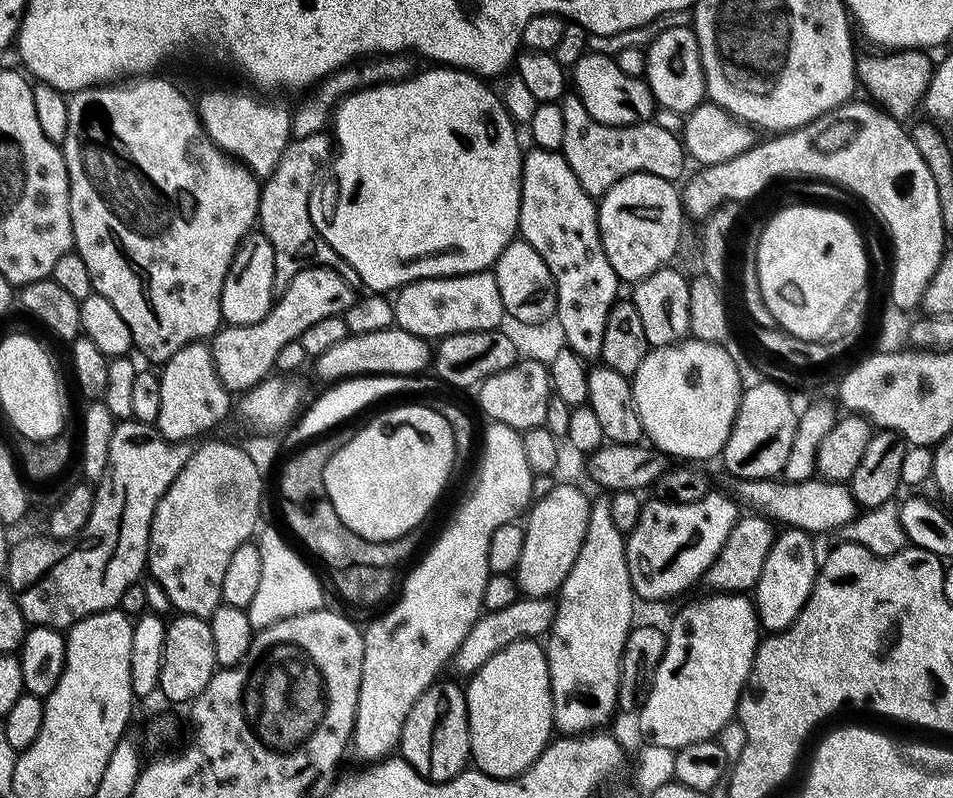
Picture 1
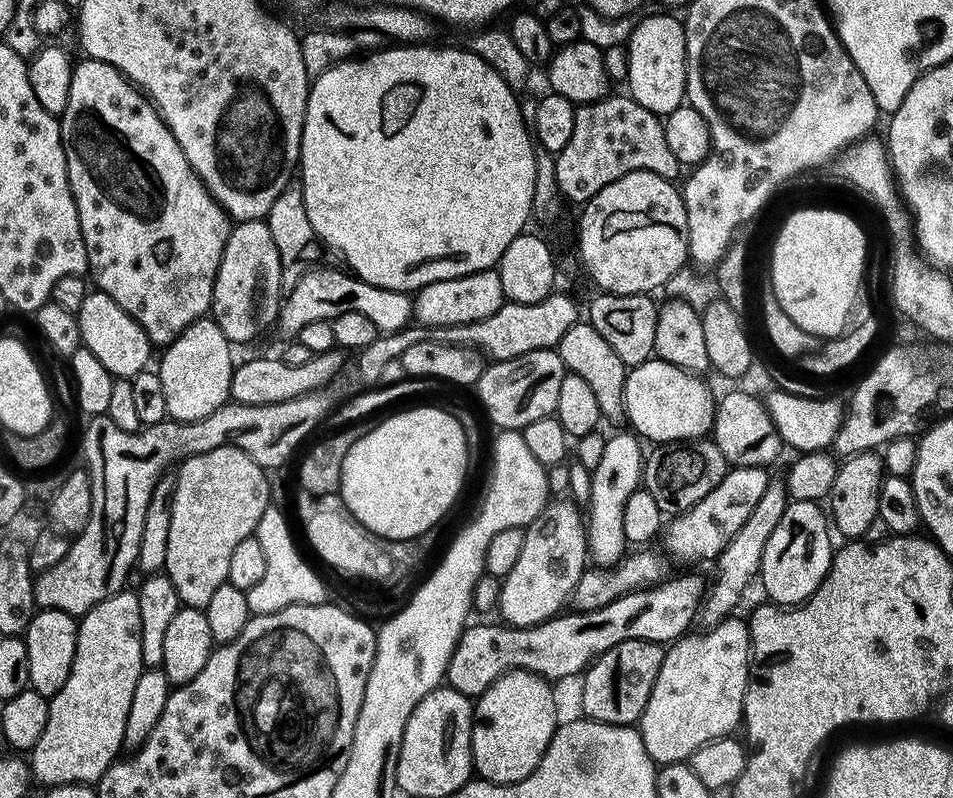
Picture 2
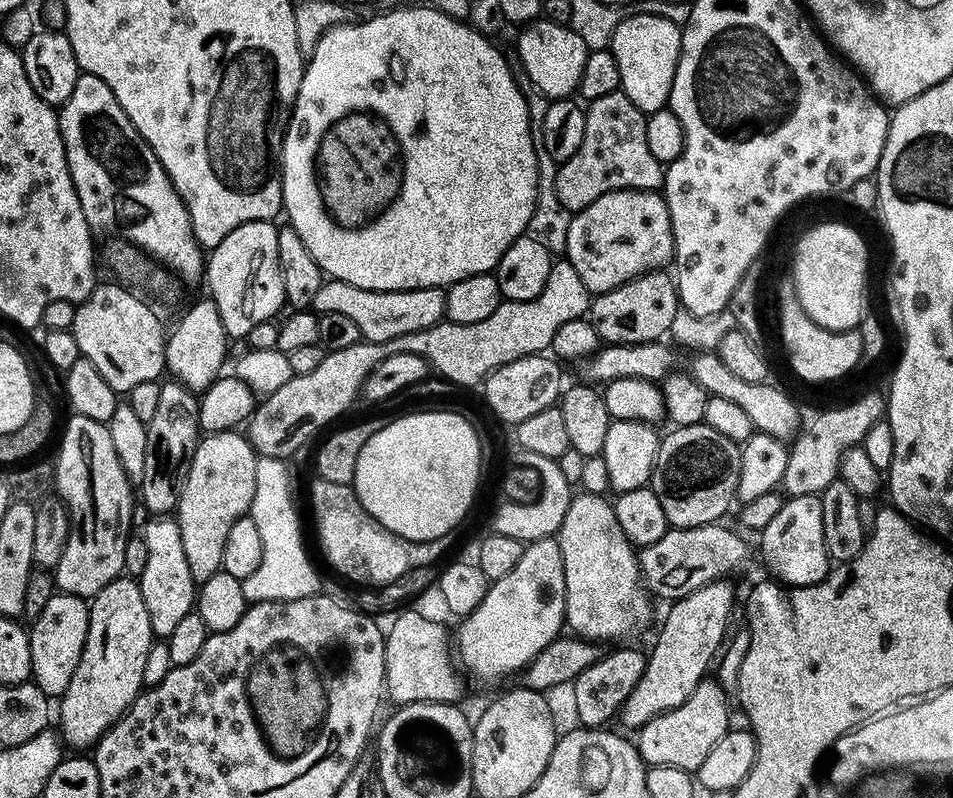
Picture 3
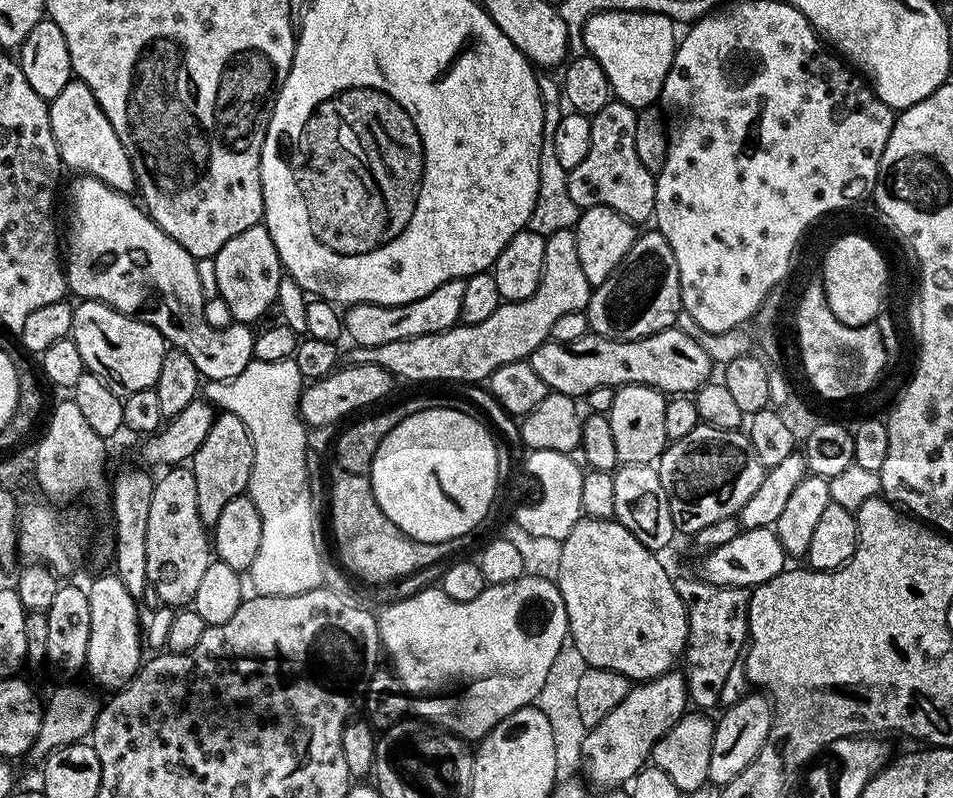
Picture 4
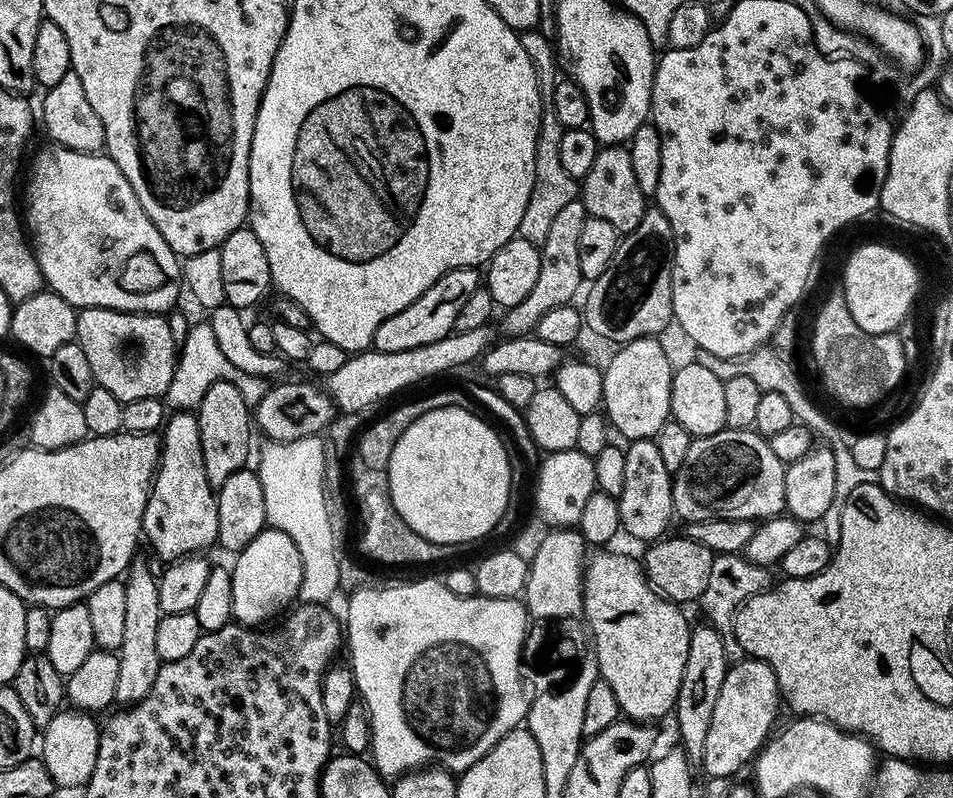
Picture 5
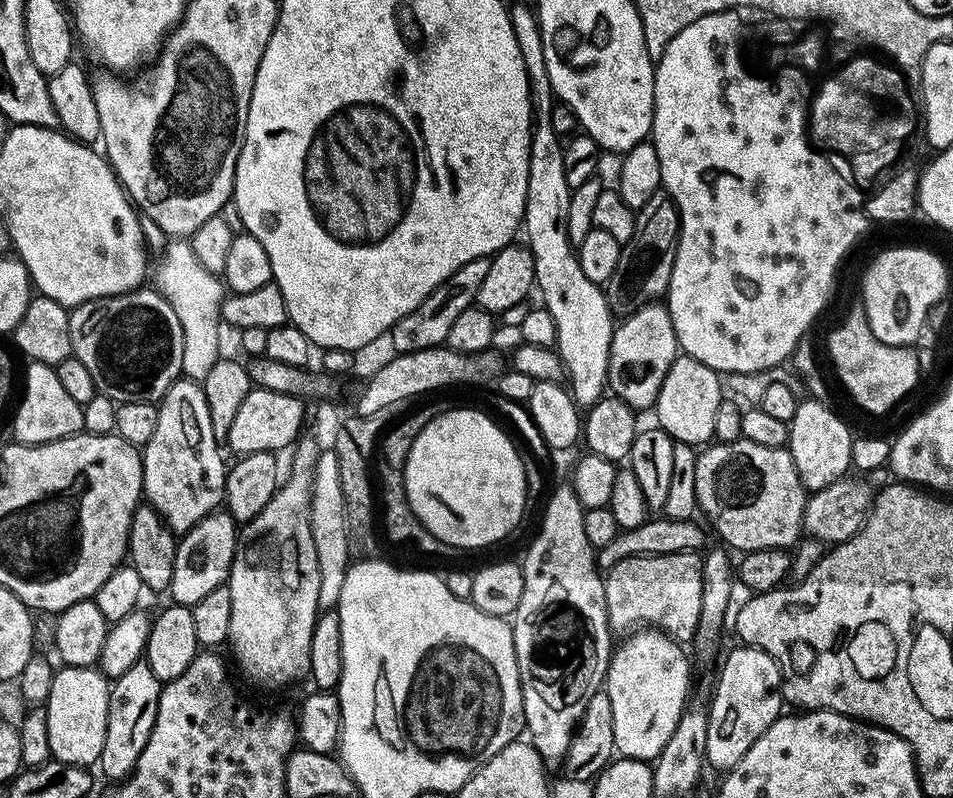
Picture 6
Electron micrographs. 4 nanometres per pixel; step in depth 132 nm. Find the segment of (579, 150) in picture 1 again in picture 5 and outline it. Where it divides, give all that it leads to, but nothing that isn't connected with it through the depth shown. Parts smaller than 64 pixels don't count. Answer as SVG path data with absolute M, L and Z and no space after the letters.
M619 144L601 147L598 158L594 158L594 166L590 166L590 174L579 181L578 199L584 204L589 217L610 222L618 234L627 234L638 227L646 211L646 197L642 186L638 186L627 147Z

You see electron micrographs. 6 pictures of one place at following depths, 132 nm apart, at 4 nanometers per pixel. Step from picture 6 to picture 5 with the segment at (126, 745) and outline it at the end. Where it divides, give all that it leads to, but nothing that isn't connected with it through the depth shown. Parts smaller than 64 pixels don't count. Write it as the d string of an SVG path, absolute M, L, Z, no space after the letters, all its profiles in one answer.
M143 554L132 557L132 563L123 577L122 583L126 590L126 611L122 646L118 650L118 690L116 704L131 706L137 704L150 692L154 686L154 678L158 678L158 670L162 661L158 658L157 635L158 622L164 615L162 606L158 602L158 586L160 581L157 573L152 573L148 560Z

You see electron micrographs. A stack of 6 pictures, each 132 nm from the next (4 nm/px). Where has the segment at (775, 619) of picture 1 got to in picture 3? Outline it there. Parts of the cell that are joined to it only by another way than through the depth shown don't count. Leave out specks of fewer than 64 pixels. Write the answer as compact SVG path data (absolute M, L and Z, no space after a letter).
M794 496L785 499L782 510L774 514L770 526L759 533L758 540L769 570L776 575L773 577L785 586L810 586L824 579L830 571L820 496Z

